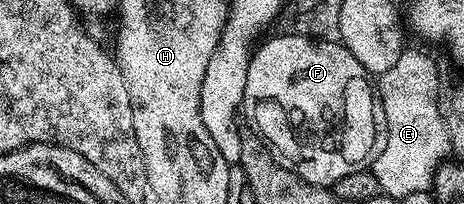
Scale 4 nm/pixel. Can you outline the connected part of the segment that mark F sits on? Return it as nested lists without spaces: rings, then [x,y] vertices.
[[[272,36],[268,41],[266,40],[253,51],[252,61],[246,70],[246,90],[244,91],[244,103],[242,105],[243,119],[248,119],[245,121],[259,132],[260,139],[275,153],[280,163],[298,173],[302,178],[306,178],[306,182],[331,186],[336,184],[338,178],[343,178],[345,174],[361,171],[369,163],[370,157],[378,144],[378,112],[374,107],[373,85],[372,88],[368,85],[370,73],[360,65],[358,58],[354,58],[354,54],[350,54],[350,50],[346,50],[344,45],[335,39],[332,39],[332,41],[311,40],[308,36]]]

